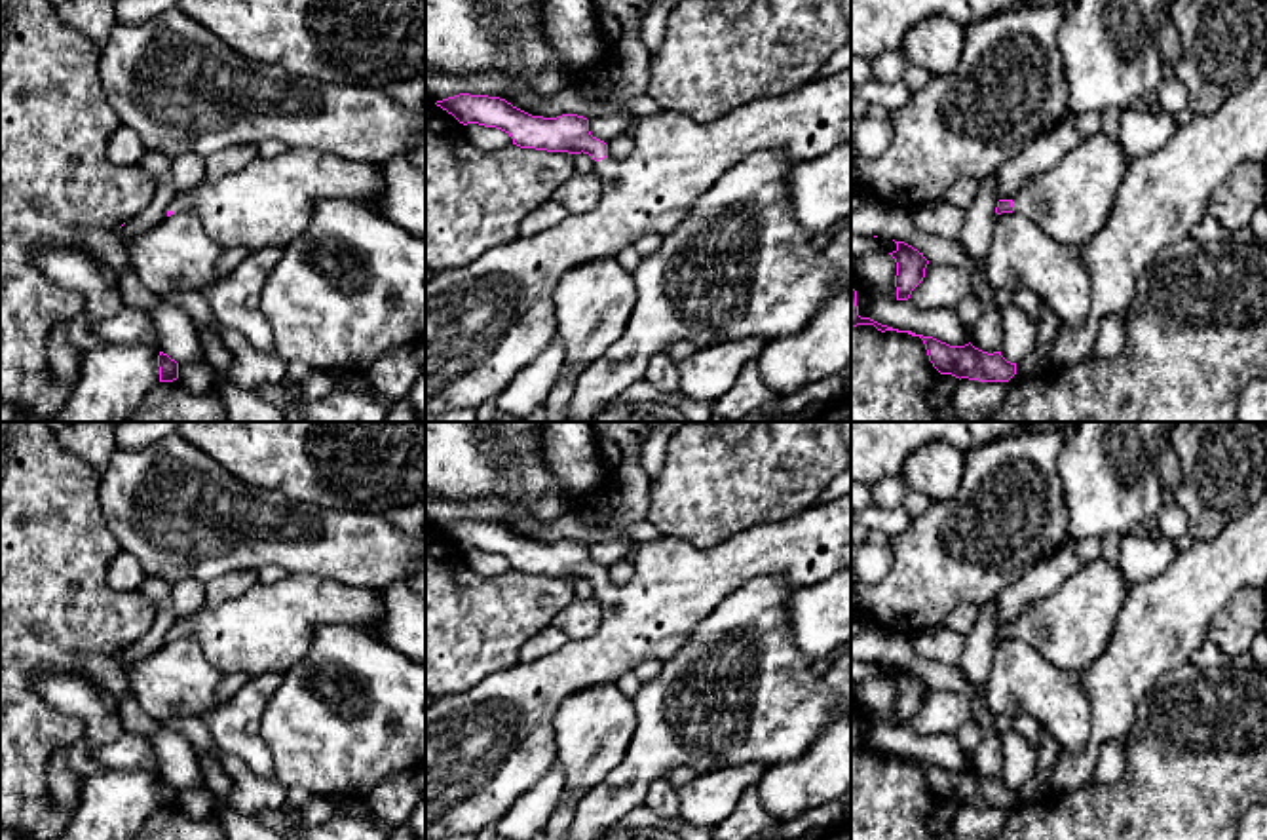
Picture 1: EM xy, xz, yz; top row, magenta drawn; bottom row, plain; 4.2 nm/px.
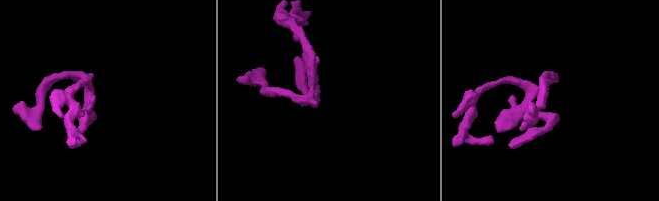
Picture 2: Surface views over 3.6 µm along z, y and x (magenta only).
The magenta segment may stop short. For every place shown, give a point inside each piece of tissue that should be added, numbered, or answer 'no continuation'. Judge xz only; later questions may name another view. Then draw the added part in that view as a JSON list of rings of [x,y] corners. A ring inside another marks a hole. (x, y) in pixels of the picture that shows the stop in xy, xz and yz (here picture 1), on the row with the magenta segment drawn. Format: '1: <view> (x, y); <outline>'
1: xz (487, 322); [[[851,68],[815,78],[786,95],[752,101],[709,124],[665,108],[636,116],[629,156],[595,162],[602,196],[591,211],[492,247],[463,268],[435,274],[425,285],[425,414],[477,409],[534,361],[555,338],[555,289],[574,266],[615,258],[646,234],[672,234],[724,173],[756,152],[779,152],[802,163],[840,144],[851,144]]]

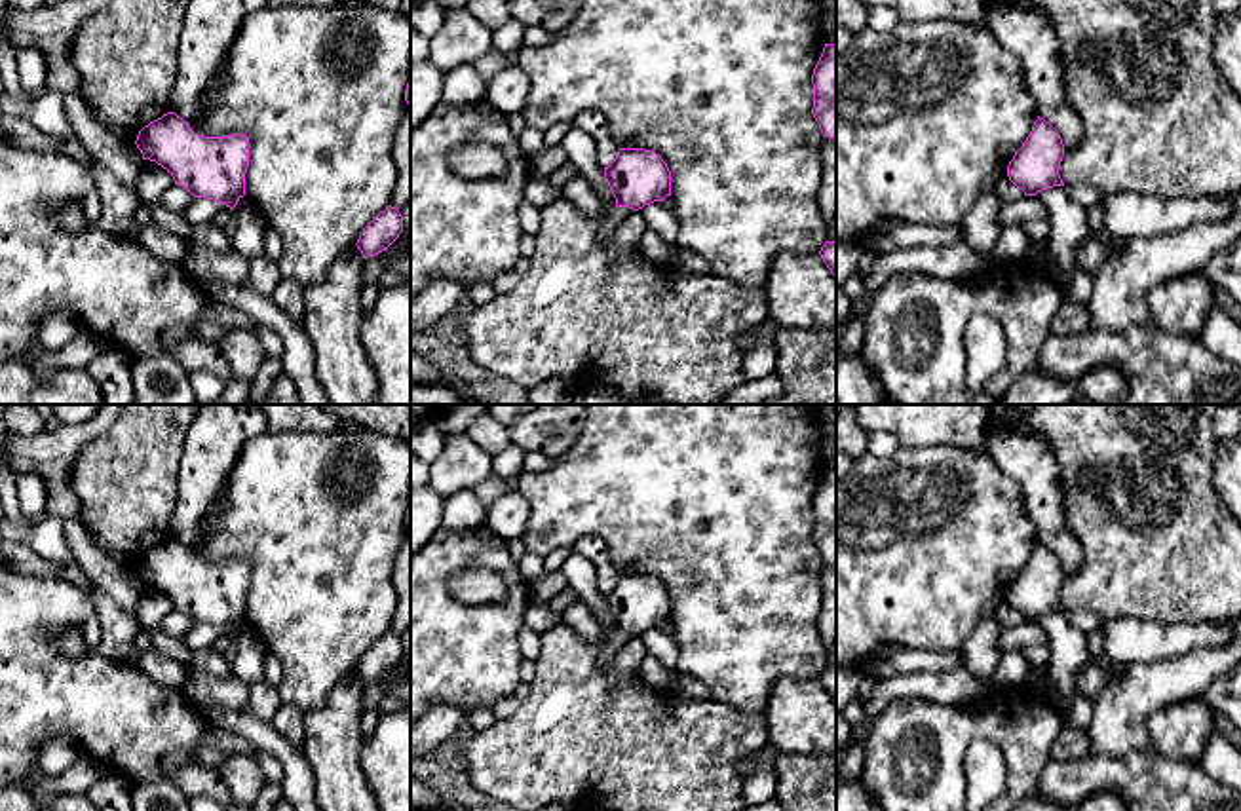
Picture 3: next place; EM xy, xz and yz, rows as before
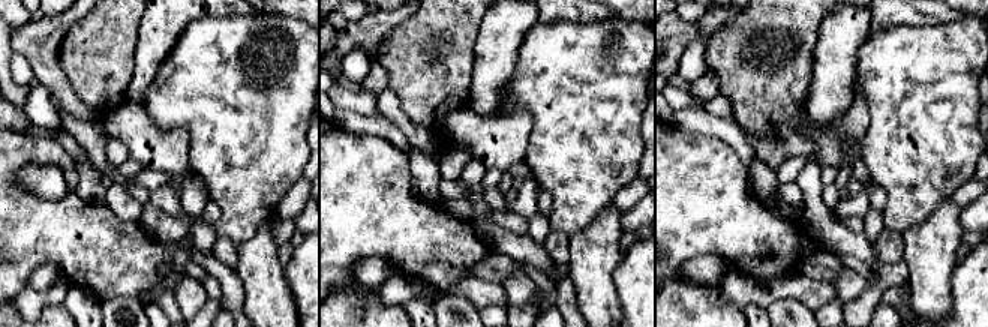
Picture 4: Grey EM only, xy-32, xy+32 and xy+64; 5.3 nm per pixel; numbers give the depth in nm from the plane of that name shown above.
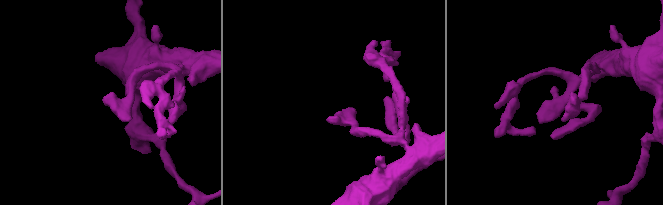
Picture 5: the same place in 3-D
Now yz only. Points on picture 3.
no continuation

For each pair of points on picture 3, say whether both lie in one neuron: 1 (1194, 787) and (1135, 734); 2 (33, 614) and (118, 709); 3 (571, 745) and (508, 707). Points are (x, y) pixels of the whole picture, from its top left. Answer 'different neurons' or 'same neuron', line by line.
1: different neurons
2: same neuron
3: different neurons

